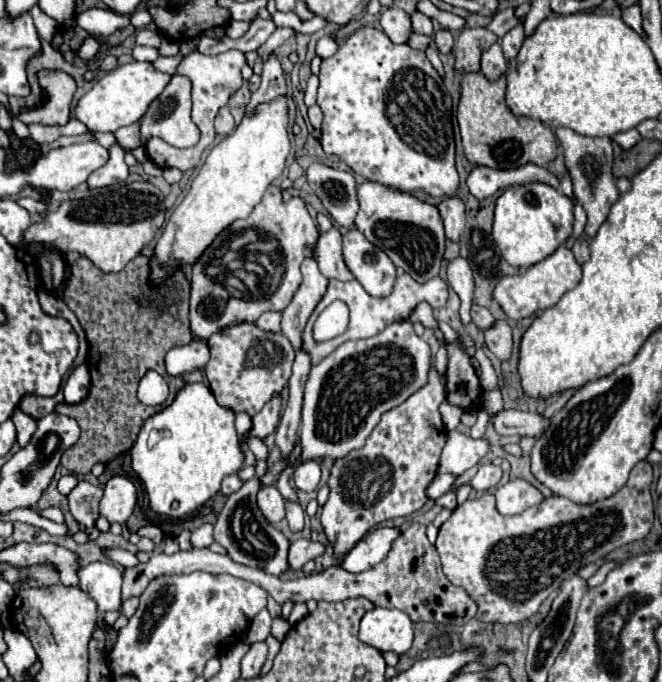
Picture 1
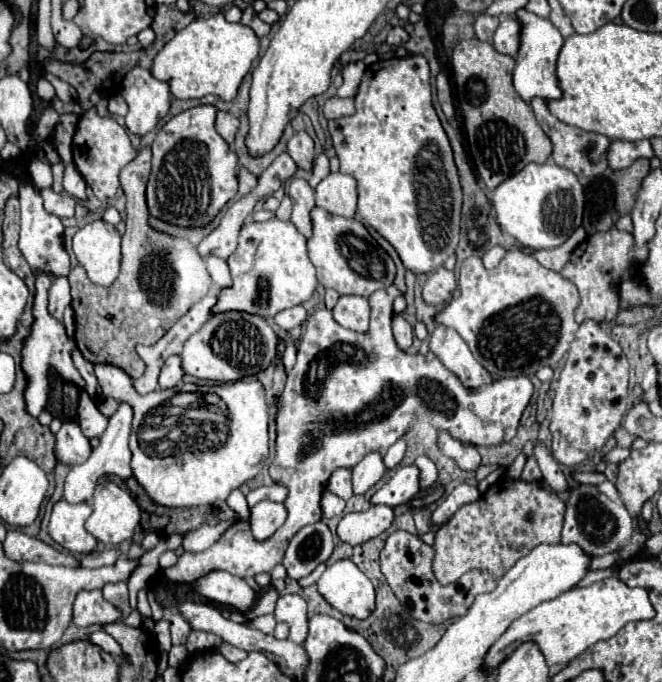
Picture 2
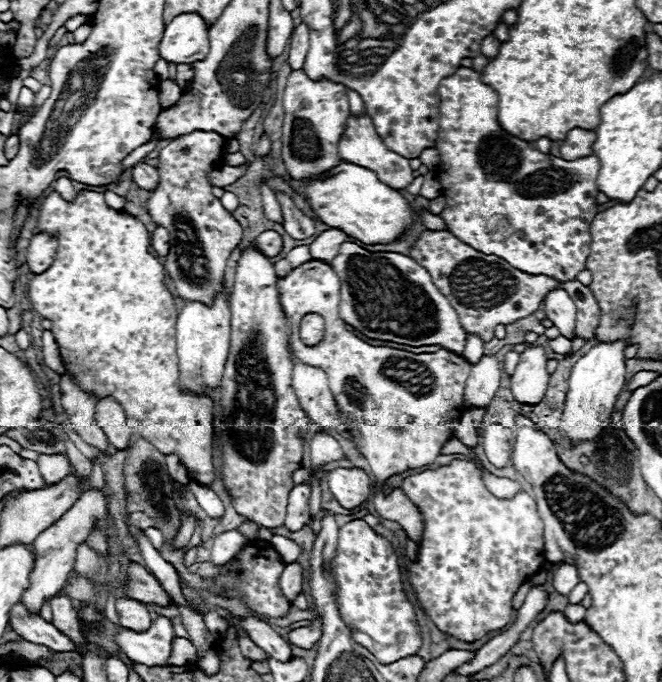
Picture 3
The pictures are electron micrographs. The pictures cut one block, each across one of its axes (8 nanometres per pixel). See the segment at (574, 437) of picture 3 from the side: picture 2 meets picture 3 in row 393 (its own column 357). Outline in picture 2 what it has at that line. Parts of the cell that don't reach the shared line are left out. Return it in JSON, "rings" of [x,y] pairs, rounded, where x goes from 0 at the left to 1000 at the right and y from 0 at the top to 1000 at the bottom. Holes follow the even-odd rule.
{"rings":[[[511,821],[477,853],[498,889],[538,909],[553,909],[568,891],[568,868],[556,845],[529,821]]]}

